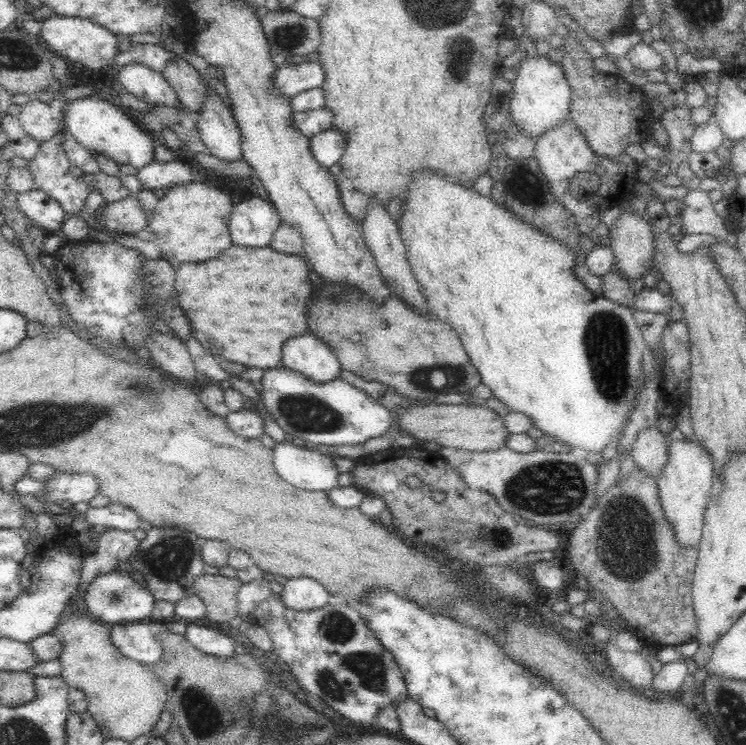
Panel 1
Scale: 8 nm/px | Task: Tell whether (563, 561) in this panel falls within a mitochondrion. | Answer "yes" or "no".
no

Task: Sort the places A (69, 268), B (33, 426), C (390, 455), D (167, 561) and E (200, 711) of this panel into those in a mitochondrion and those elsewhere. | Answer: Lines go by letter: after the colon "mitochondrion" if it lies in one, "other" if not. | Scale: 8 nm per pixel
A: other
B: mitochondrion
C: other
D: mitochondrion
E: mitochondrion

